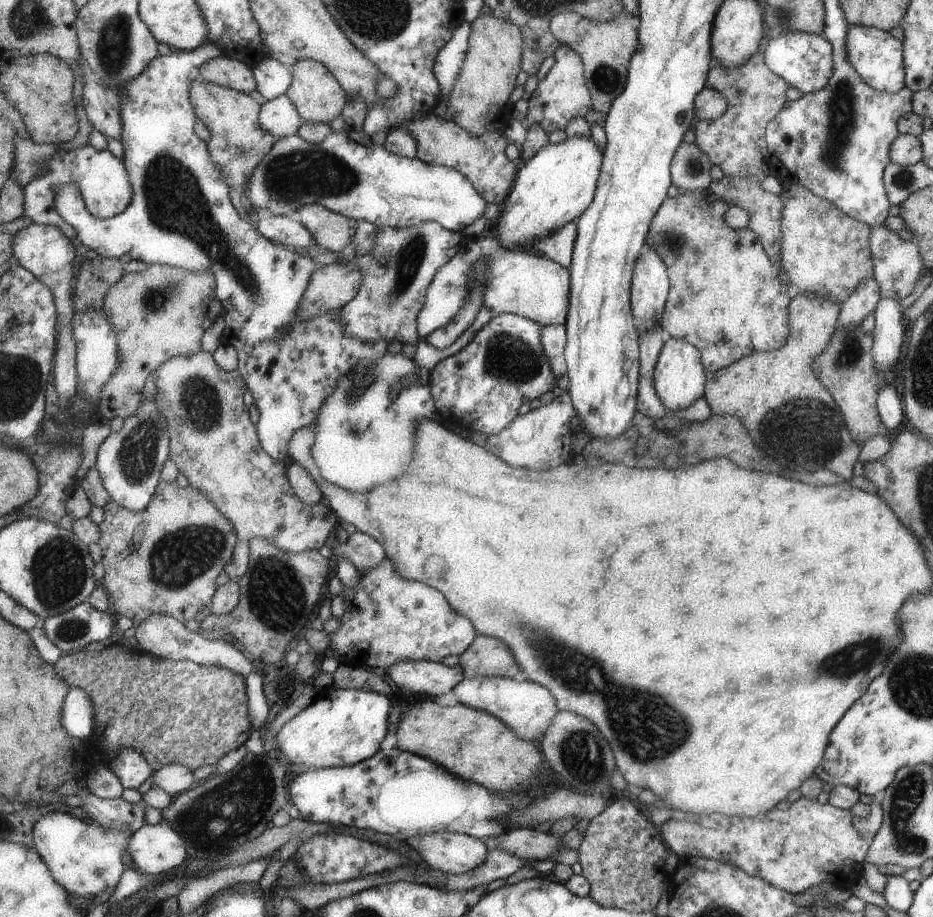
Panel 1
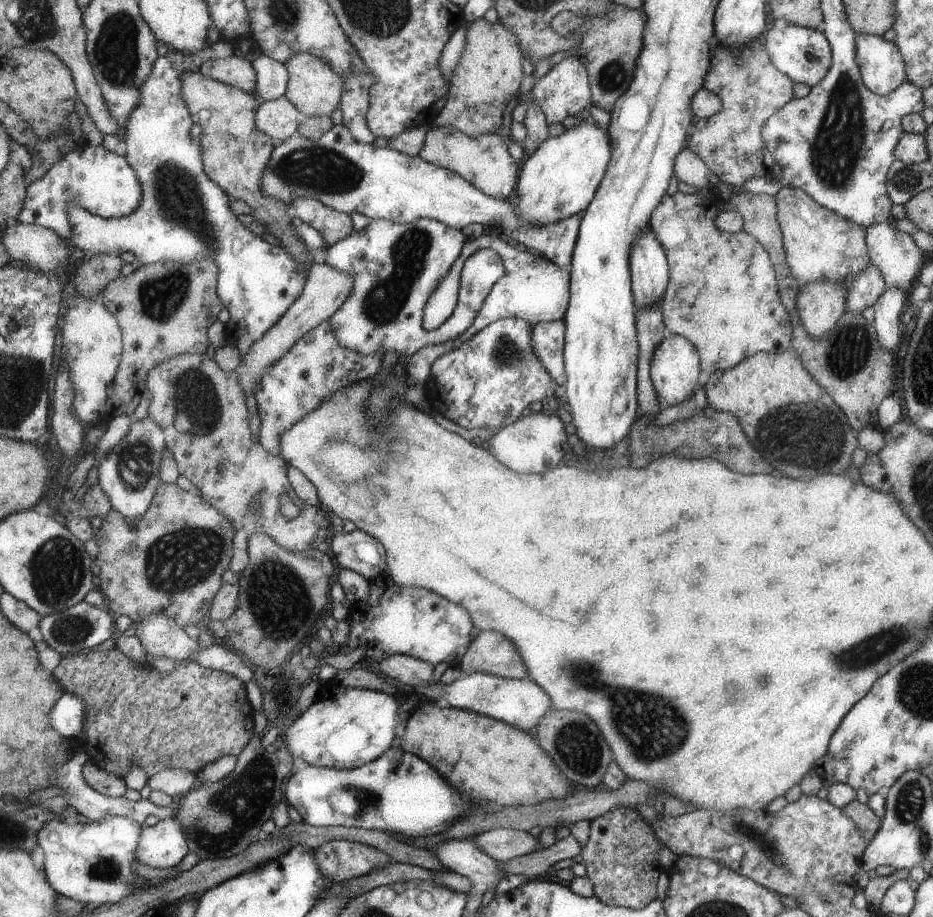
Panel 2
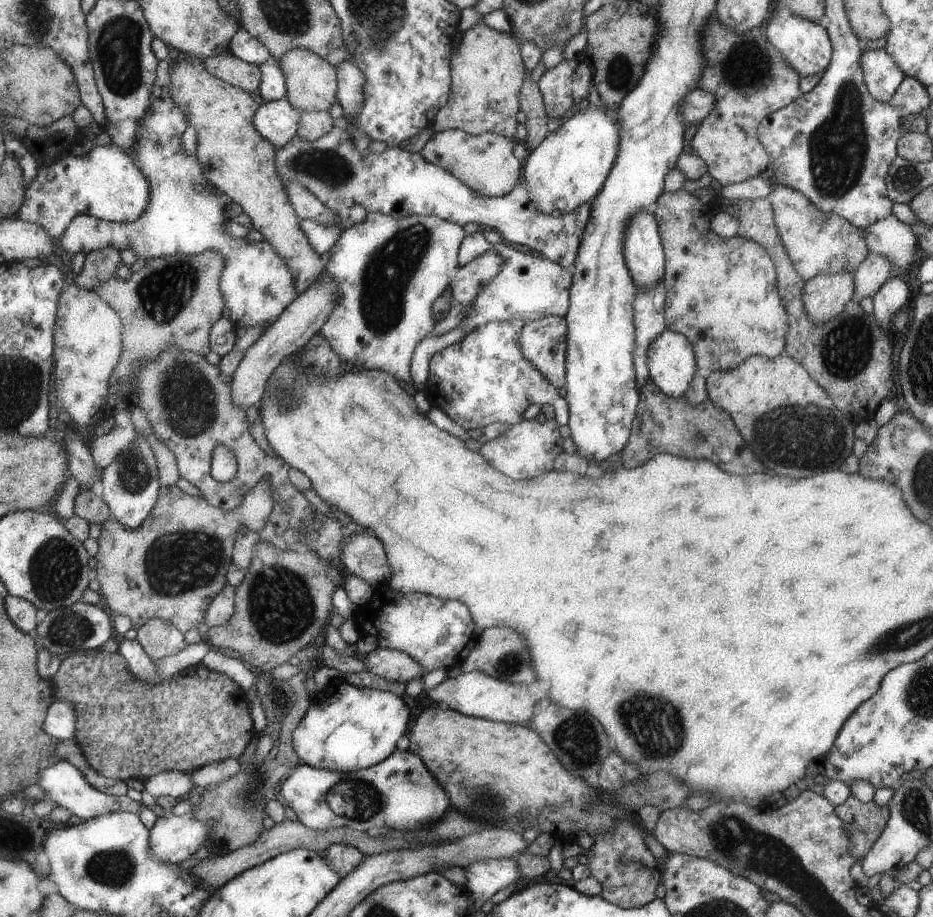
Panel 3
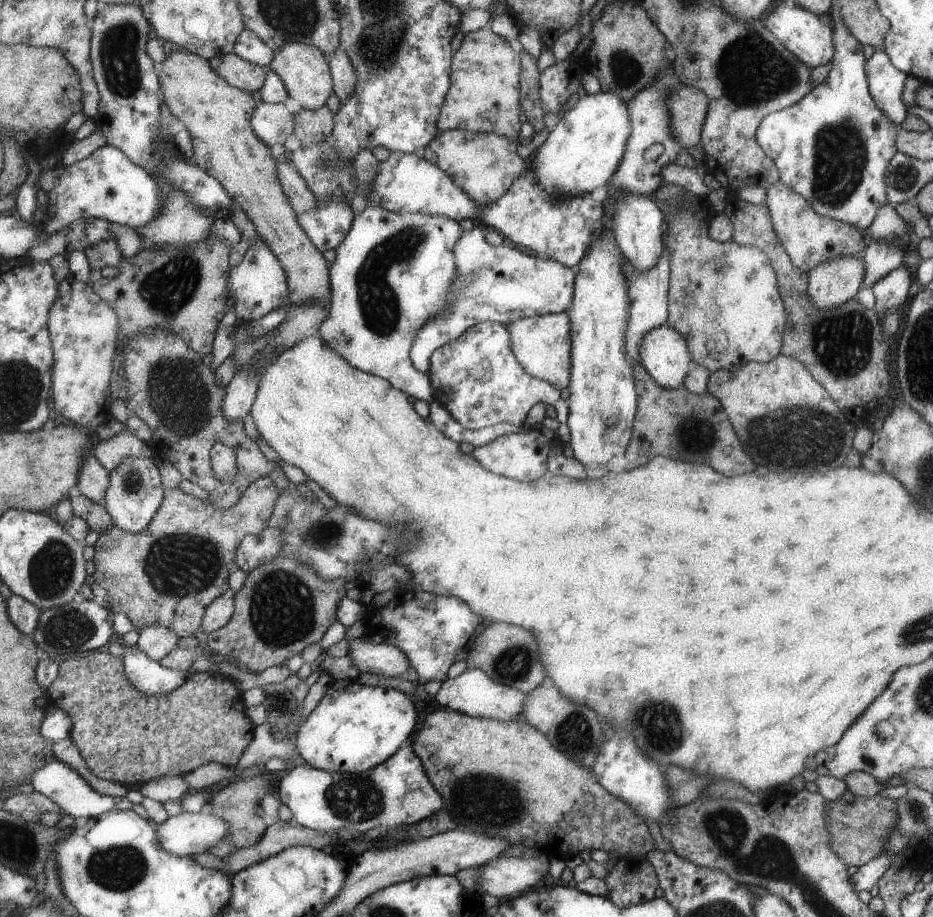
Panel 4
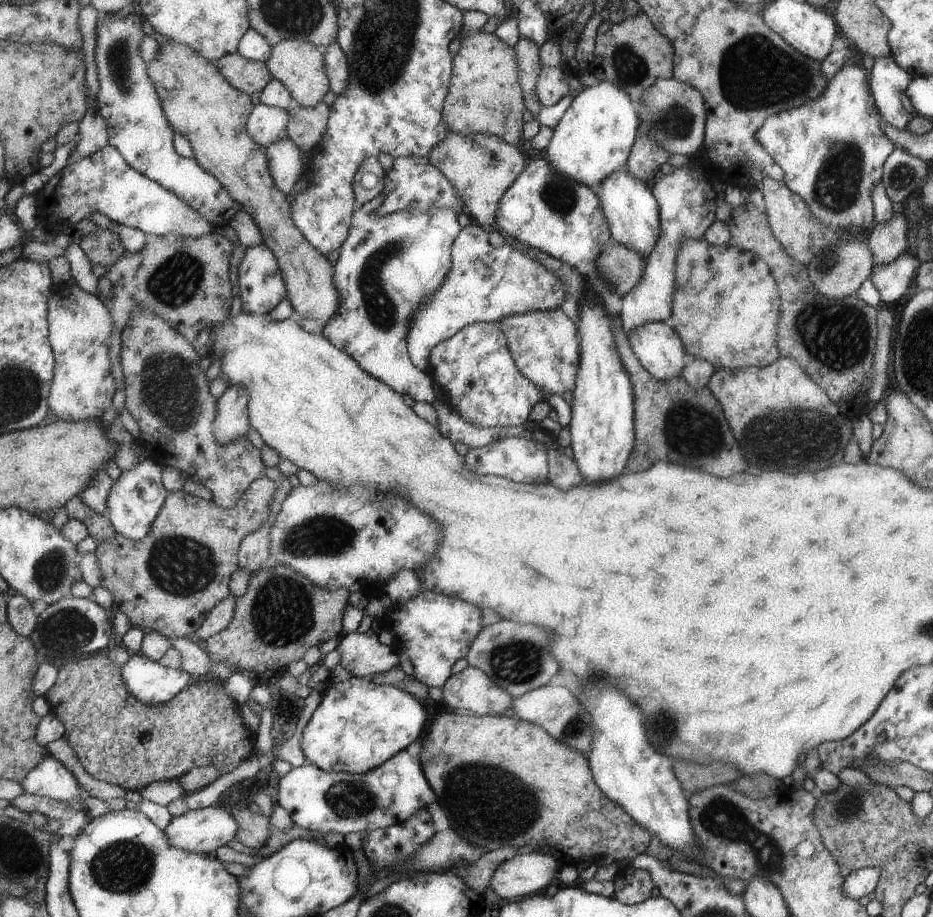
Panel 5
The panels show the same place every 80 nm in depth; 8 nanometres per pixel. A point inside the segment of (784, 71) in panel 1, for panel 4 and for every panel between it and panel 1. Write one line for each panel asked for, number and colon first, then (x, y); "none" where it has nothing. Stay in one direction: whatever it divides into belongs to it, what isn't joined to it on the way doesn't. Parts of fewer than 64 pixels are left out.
2: (804, 55)
3: (806, 47)
4: (800, 31)

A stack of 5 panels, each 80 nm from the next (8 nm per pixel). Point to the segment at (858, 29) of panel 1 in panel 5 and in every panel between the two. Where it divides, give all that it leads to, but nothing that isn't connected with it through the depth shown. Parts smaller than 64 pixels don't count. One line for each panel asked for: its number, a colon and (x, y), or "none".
2: (882, 68)
3: (882, 76)
4: (886, 83)
5: (887, 80)

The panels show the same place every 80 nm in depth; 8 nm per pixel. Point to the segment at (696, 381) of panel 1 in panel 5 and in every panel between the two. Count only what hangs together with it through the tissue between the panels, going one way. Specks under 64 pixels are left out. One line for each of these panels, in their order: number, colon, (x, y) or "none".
2: (675, 365)
3: (671, 360)
4: (664, 355)
5: (658, 347)

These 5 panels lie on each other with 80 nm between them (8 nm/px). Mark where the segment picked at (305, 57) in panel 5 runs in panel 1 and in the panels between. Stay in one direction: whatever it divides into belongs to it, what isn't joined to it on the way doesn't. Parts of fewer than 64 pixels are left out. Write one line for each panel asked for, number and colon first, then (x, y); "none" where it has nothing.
1: (318, 97)
2: (314, 88)
3: (309, 81)
4: (303, 69)

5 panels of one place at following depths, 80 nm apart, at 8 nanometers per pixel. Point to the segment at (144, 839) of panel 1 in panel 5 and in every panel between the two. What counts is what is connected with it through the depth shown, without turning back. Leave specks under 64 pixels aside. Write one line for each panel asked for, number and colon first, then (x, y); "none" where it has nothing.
2: (163, 845)
3: (173, 838)
4: (182, 835)
5: (203, 830)

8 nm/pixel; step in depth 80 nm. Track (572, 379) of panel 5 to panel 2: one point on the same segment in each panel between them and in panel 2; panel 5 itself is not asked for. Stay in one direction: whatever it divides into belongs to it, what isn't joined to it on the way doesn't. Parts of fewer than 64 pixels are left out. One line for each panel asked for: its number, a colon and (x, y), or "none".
2: (547, 337)
3: (543, 342)
4: (542, 344)

